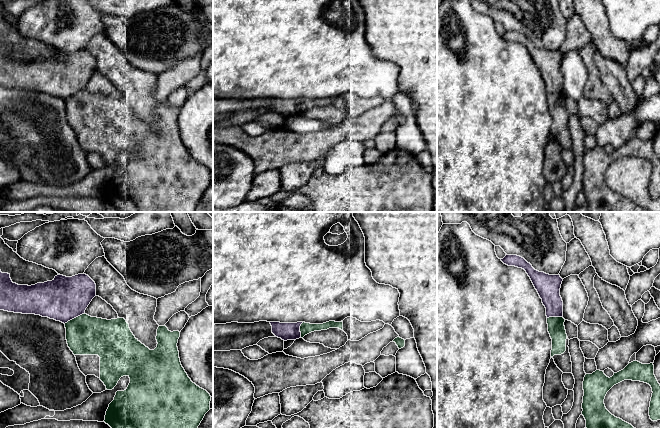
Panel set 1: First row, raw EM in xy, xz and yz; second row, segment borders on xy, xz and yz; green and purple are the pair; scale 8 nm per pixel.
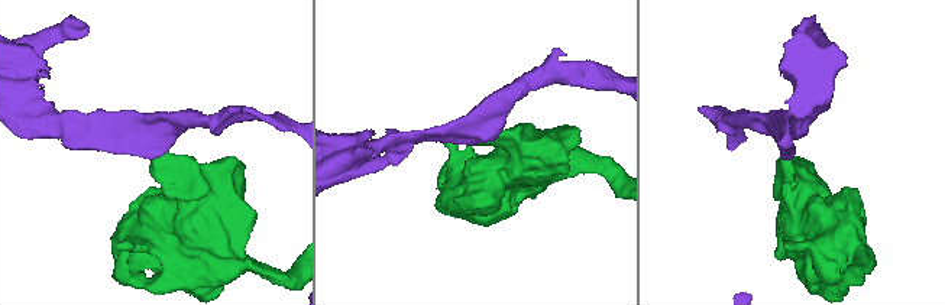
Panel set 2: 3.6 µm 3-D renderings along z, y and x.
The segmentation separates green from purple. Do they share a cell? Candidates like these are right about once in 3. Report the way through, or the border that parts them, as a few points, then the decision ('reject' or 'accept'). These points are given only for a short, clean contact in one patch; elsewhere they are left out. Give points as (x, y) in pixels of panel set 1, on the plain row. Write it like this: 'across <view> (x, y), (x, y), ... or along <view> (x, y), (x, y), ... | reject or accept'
along xy (84, 88), (64, 99) | reject

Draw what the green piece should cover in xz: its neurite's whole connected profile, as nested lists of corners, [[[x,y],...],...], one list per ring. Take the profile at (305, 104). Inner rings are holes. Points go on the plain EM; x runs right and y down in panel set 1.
[[[329,97],[323,100],[310,100],[303,98],[300,102],[301,114],[311,108],[327,106],[329,104],[339,104],[343,106],[343,98]]]

